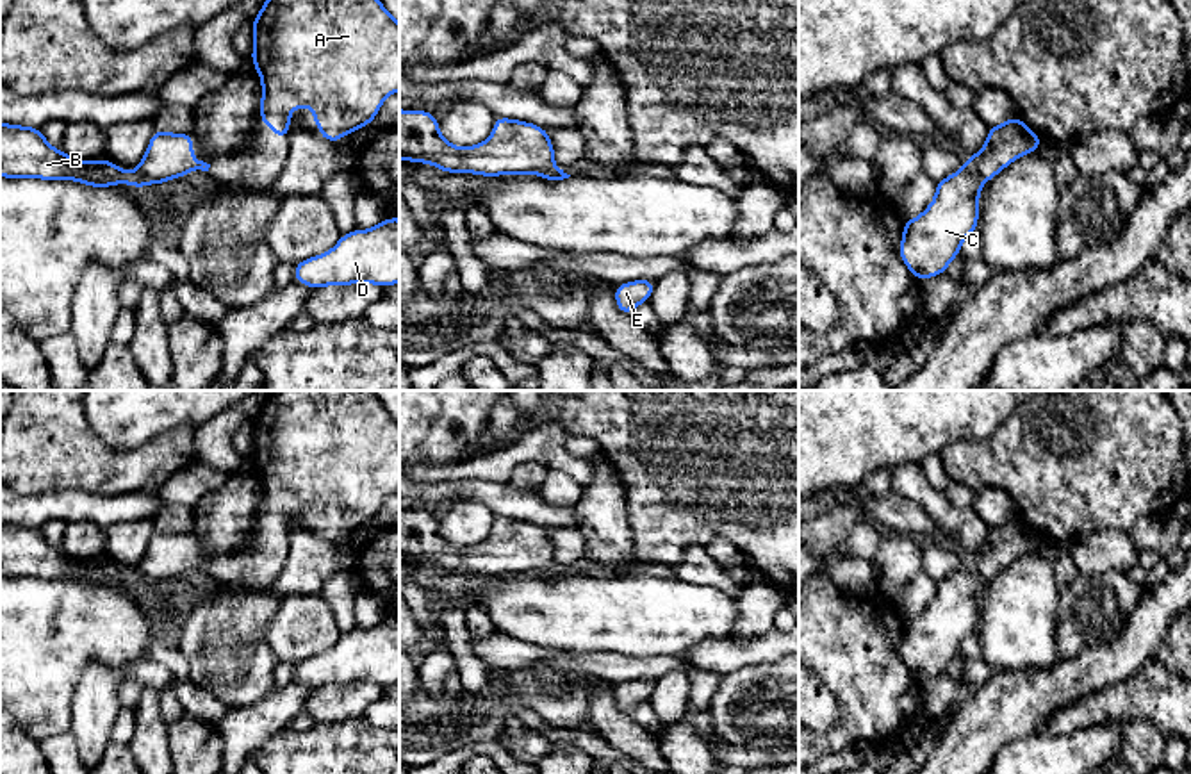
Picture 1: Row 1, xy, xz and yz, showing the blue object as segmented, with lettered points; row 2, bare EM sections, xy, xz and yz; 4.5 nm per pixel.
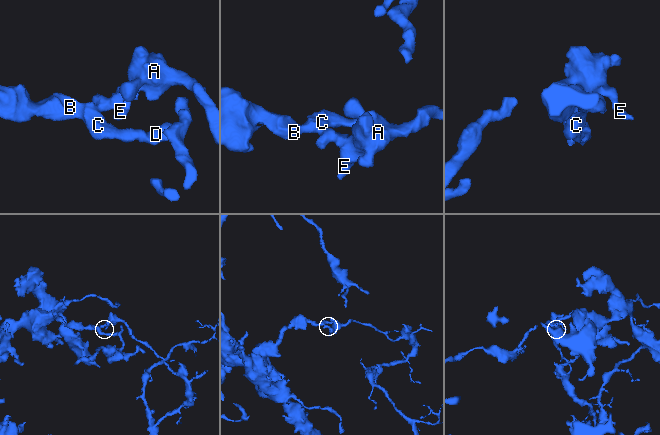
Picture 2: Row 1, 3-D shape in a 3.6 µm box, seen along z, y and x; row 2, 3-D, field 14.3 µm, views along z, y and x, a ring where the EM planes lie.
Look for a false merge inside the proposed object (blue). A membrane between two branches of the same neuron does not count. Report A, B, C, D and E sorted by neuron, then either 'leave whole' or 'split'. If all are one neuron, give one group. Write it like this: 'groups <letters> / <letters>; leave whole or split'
groups A E / B C D; split

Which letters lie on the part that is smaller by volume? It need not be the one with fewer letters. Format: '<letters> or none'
A, E

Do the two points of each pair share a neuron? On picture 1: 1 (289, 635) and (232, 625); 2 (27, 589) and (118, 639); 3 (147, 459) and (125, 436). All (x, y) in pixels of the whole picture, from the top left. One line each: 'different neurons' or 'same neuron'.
1: different neurons
2: same neuron
3: different neurons

